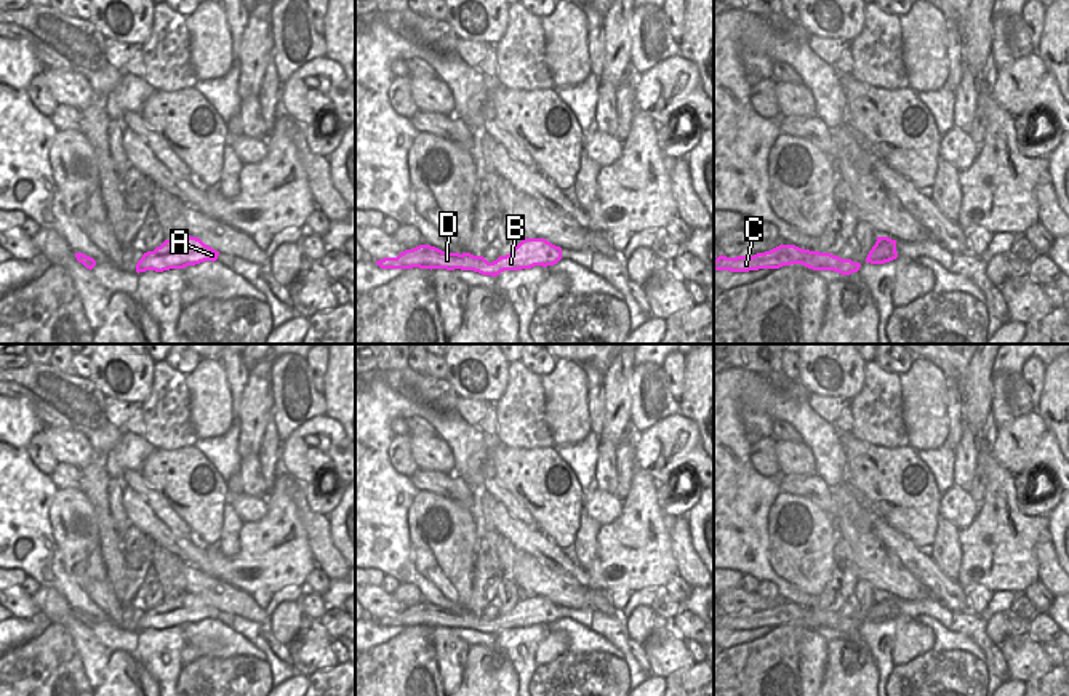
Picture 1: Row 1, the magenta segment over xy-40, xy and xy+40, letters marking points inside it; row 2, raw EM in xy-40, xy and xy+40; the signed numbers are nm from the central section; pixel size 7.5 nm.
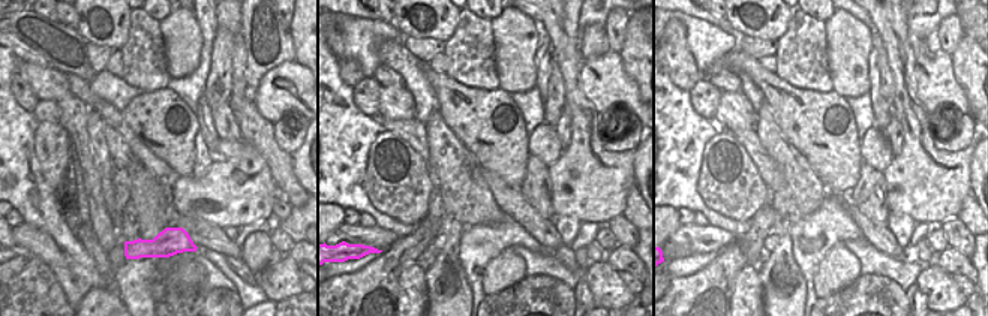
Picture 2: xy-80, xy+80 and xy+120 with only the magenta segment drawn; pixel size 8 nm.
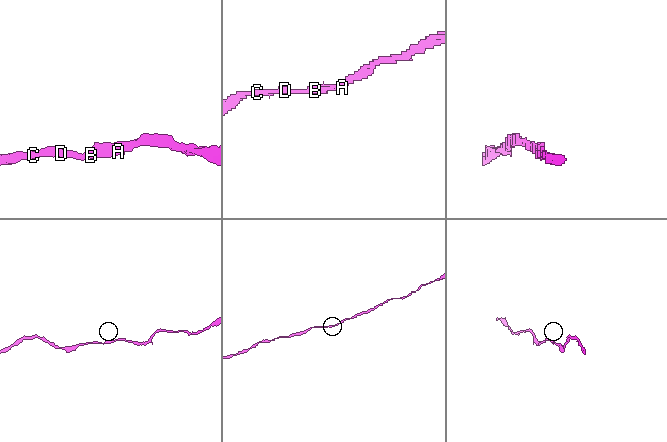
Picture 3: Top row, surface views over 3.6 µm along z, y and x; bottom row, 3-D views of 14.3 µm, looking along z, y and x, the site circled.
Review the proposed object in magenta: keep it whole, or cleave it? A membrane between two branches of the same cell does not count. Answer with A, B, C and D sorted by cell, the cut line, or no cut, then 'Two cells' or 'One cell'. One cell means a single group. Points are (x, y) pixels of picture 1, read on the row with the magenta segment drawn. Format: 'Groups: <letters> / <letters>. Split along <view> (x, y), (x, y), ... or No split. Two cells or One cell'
Groups: A B C D. No split. One cell

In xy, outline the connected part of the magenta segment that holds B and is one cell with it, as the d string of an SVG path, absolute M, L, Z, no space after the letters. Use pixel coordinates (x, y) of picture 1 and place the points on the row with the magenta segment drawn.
M522 238L522 242L506 256L488 262L483 256L470 253L448 253L430 245L419 245L405 250L397 258L376 261L381 269L446 269L474 270L482 275L496 277L504 270L522 270L534 266L554 266L562 259L562 248L546 238Z

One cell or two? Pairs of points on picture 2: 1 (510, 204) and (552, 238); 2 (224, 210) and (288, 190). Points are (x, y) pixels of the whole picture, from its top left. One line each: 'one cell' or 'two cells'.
1: one cell
2: two cells

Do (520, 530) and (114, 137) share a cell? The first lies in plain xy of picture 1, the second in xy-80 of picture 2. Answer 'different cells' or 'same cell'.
same cell

